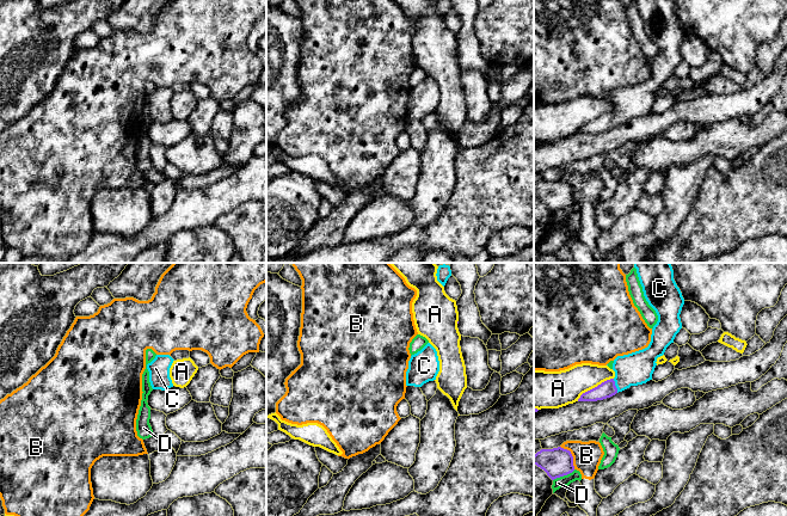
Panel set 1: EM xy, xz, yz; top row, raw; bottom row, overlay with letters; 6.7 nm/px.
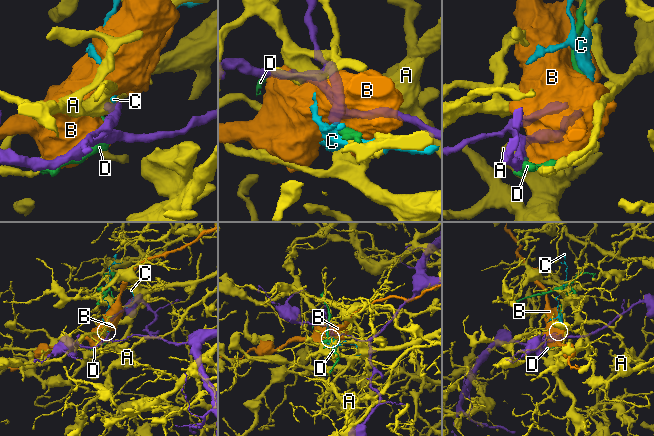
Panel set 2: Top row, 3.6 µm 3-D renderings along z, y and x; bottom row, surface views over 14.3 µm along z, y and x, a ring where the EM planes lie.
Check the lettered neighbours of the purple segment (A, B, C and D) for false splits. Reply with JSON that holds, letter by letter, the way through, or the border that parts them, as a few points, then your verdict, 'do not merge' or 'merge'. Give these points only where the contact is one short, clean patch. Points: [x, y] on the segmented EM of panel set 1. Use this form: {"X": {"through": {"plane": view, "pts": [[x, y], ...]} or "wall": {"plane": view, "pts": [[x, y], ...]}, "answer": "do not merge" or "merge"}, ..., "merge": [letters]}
{"A": {"answer": "do not merge"}, "B": {"answer": "do not merge"}, "C": {"through": {"plane": "yz", "pts": [[606, 389], [615, 386], [637, 368]]}, "answer": "merge"}, "D": {"answer": "do not merge"}, "merge": ["C"]}

